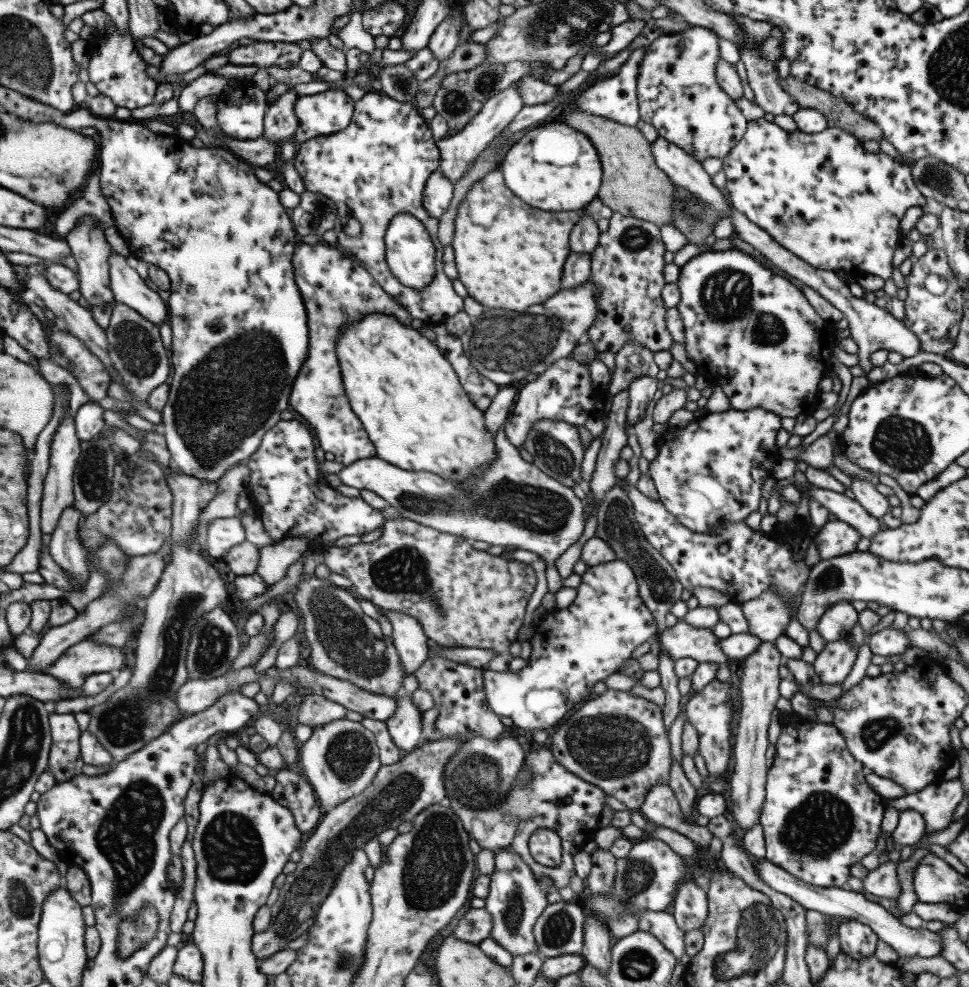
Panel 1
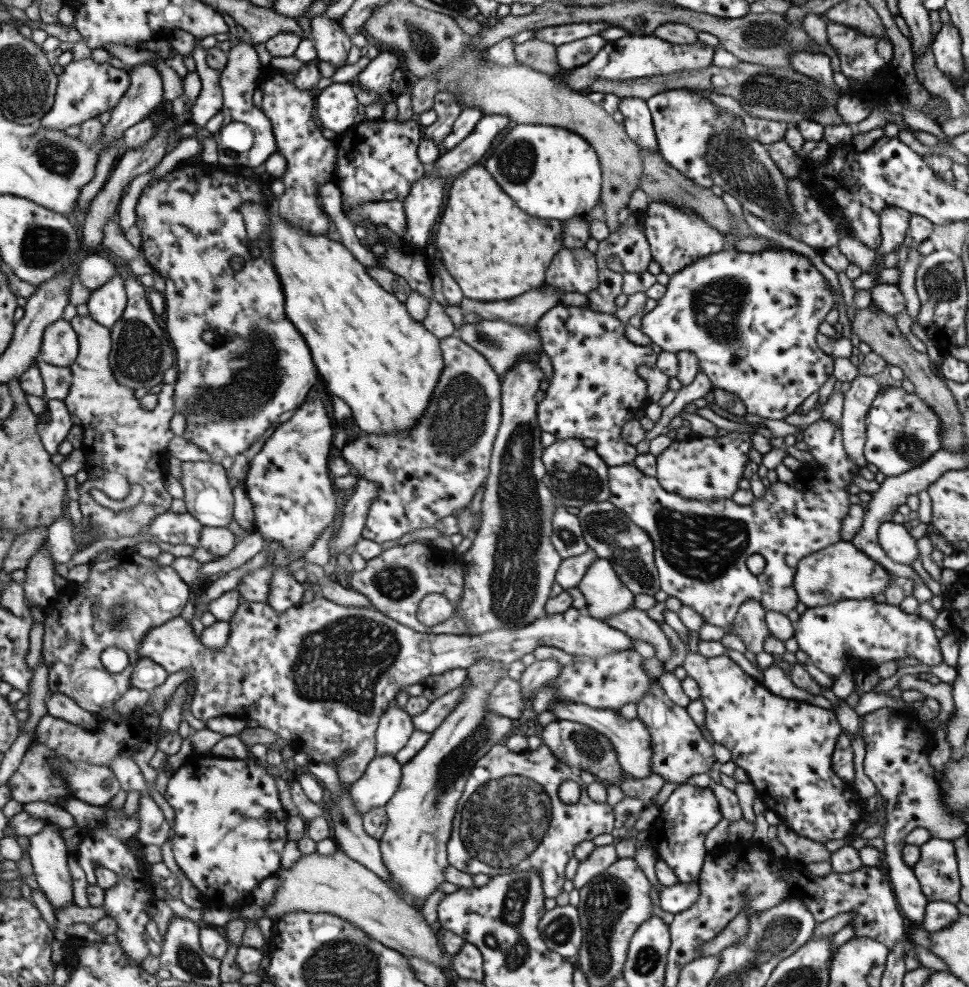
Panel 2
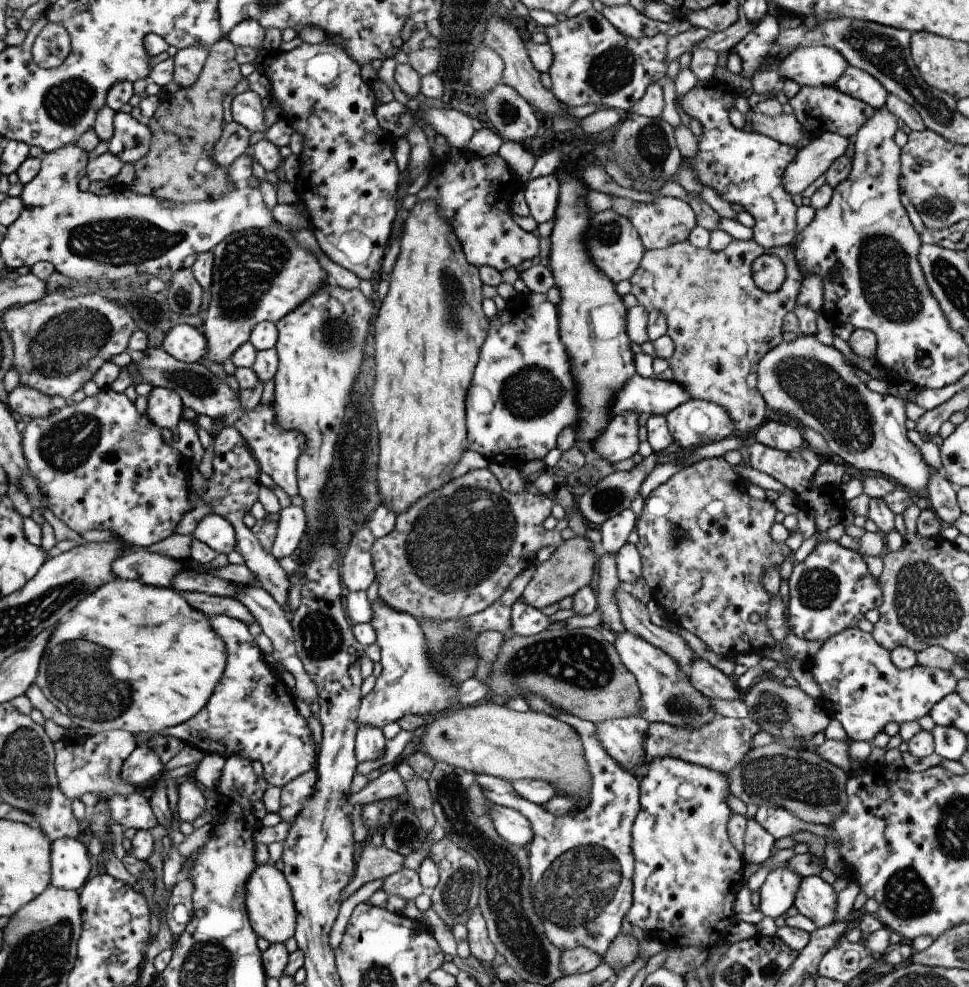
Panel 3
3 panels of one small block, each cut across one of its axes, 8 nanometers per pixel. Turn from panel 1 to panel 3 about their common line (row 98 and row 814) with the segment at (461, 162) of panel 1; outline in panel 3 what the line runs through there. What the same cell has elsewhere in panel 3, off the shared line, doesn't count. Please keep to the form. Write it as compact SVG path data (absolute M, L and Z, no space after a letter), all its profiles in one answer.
M492 803L489 817L498 834L513 845L523 847L533 839L530 821L519 810Z

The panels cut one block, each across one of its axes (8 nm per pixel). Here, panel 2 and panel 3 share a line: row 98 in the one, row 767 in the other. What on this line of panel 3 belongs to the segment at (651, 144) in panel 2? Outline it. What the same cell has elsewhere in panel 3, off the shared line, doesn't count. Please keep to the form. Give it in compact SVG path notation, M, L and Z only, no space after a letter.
M640 716L612 719L595 724L596 736L606 752L620 767L630 773L639 771L648 758L645 742L649 726L650 723Z

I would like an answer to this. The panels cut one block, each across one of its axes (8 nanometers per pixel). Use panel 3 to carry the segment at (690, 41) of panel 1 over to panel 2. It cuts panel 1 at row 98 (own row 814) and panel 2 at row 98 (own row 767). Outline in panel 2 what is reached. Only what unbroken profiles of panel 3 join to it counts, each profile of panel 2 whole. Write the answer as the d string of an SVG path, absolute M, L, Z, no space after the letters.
M692 89L668 90L646 100L651 112L657 148L662 159L690 181L704 189L711 189L709 164L705 162L707 143L712 135L730 130L742 130L744 122L724 110L720 110L710 98L704 98Z

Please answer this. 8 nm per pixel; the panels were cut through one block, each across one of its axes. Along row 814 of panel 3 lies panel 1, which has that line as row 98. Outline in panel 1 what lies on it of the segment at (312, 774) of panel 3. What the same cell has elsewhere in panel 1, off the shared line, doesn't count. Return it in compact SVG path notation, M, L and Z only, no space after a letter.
M290 86L265 112L263 138L276 144L291 140L298 129L298 119L294 114L294 103L299 97Z

